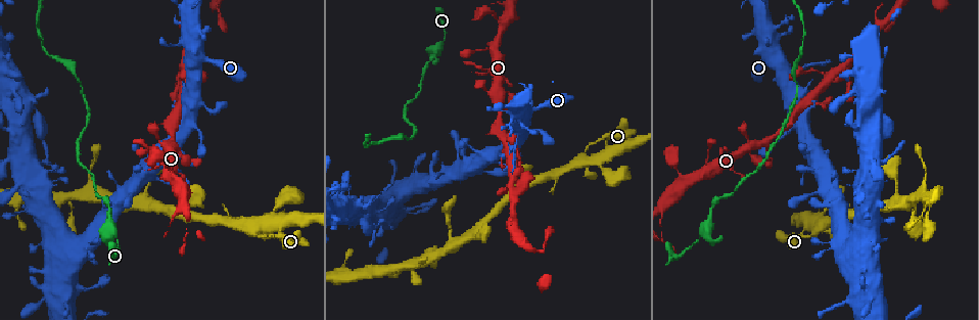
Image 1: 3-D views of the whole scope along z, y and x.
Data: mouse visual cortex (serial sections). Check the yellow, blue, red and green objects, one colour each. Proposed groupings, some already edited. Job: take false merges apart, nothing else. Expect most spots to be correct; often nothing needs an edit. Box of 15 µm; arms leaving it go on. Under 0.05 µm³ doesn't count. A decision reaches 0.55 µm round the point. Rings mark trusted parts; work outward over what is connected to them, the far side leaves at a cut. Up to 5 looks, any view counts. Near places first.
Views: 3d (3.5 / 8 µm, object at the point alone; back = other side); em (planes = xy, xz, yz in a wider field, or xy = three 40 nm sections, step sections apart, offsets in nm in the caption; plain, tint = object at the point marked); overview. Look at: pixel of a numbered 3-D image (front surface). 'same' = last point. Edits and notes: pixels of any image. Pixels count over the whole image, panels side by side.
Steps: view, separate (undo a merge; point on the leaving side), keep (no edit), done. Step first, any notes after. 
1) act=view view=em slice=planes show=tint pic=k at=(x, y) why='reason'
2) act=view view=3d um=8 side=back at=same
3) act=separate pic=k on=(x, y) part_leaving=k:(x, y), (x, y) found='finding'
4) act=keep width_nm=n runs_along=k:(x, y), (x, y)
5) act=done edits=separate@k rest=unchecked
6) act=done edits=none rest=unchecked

act=view view=3d um=3.5 pic=1 at=(747, 147)

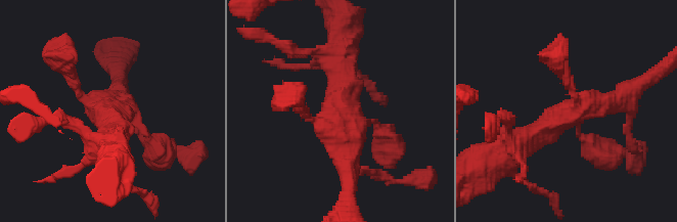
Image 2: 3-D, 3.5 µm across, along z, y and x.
act=view view=em slice=xy step=5 show=tint pic=2 at=(111, 113) arms=4 arm_widths_nm=100,150,350,400

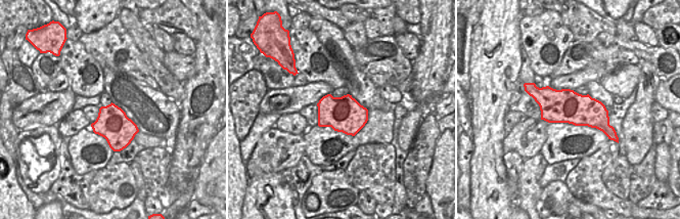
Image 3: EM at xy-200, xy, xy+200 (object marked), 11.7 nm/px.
act=keep runs_along=2:(511, 148), (572, 110), (627, 95) found='one cell here'

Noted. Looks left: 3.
act=view view=3d um=3.5 pic=1 at=(193, 77)

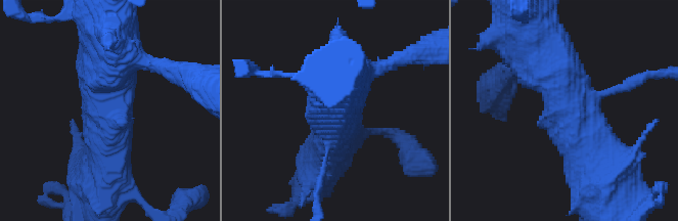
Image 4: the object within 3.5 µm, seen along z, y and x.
act=view view=em slice=xy step=2 show=tint pic=4 at=(568, 110) why='need the tissue'

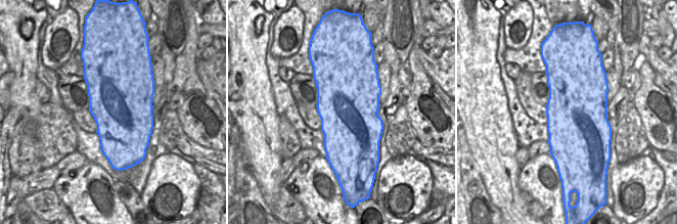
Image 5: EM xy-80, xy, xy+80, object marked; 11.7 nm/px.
act=keep width_nm=750 runs_along=4:(535, 56), (563, 85), (595, 173) found='all the same cell'

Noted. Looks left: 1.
act=done edits=none rest=unchecked

